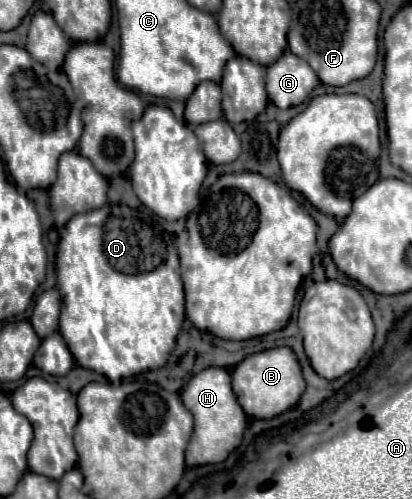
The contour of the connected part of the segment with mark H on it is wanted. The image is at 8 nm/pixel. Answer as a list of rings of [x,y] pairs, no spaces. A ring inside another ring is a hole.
[[[208,367],[186,383],[180,397],[184,407],[194,415],[194,433],[186,449],[186,465],[222,463],[240,445],[246,429],[246,413],[242,413],[242,407],[232,393],[230,373],[226,369]]]

